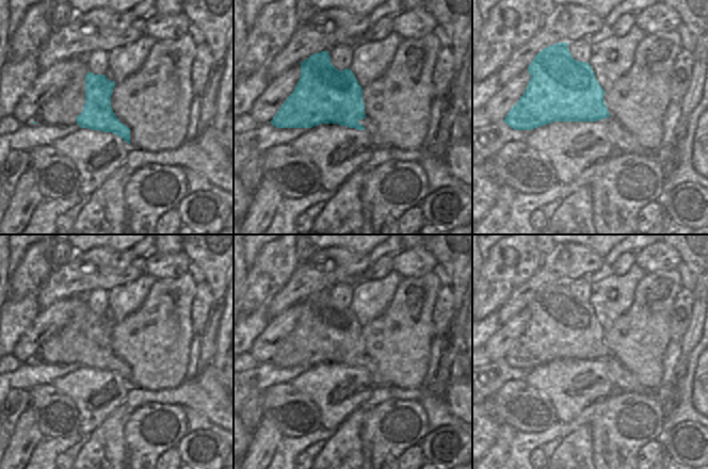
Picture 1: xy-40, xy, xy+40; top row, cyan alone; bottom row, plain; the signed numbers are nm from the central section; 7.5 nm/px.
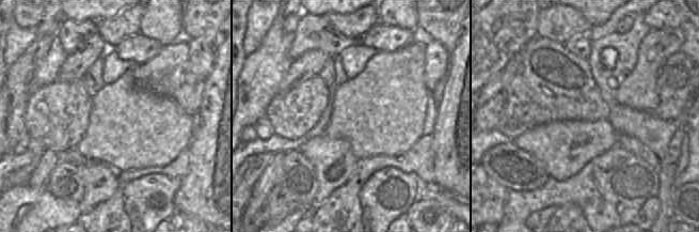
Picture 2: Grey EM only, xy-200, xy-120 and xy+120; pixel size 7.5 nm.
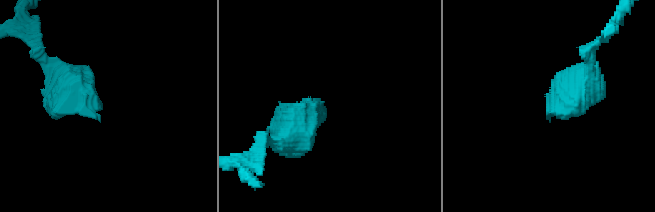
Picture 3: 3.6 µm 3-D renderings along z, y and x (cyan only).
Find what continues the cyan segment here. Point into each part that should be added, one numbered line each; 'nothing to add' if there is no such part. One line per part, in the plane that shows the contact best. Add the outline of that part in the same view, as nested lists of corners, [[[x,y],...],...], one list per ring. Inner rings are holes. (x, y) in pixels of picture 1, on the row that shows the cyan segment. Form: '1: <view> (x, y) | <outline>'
nothing to add

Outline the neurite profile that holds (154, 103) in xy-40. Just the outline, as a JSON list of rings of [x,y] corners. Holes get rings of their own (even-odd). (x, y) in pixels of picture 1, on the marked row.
[[[189,34],[176,41],[158,41],[143,65],[129,78],[115,83],[111,108],[130,129],[130,147],[146,151],[176,149],[186,141],[190,123],[192,63],[196,44]]]

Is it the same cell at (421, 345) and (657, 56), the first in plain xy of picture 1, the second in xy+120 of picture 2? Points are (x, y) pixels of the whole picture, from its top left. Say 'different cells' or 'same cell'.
same cell

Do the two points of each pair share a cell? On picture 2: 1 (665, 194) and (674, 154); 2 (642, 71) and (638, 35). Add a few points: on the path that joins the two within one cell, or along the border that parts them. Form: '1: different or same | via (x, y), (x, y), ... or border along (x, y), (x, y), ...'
1: same | via (667, 184), (669, 164)
2: different | border along (651, 30), (638, 48), (638, 56), (633, 70)

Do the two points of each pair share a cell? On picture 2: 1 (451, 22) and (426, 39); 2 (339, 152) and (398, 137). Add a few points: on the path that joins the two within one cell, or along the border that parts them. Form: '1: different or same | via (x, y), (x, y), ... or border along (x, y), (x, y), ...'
1: different | border along (418, 25), (433, 40)
2: different | border along (328, 137), (344, 139), (358, 159)

